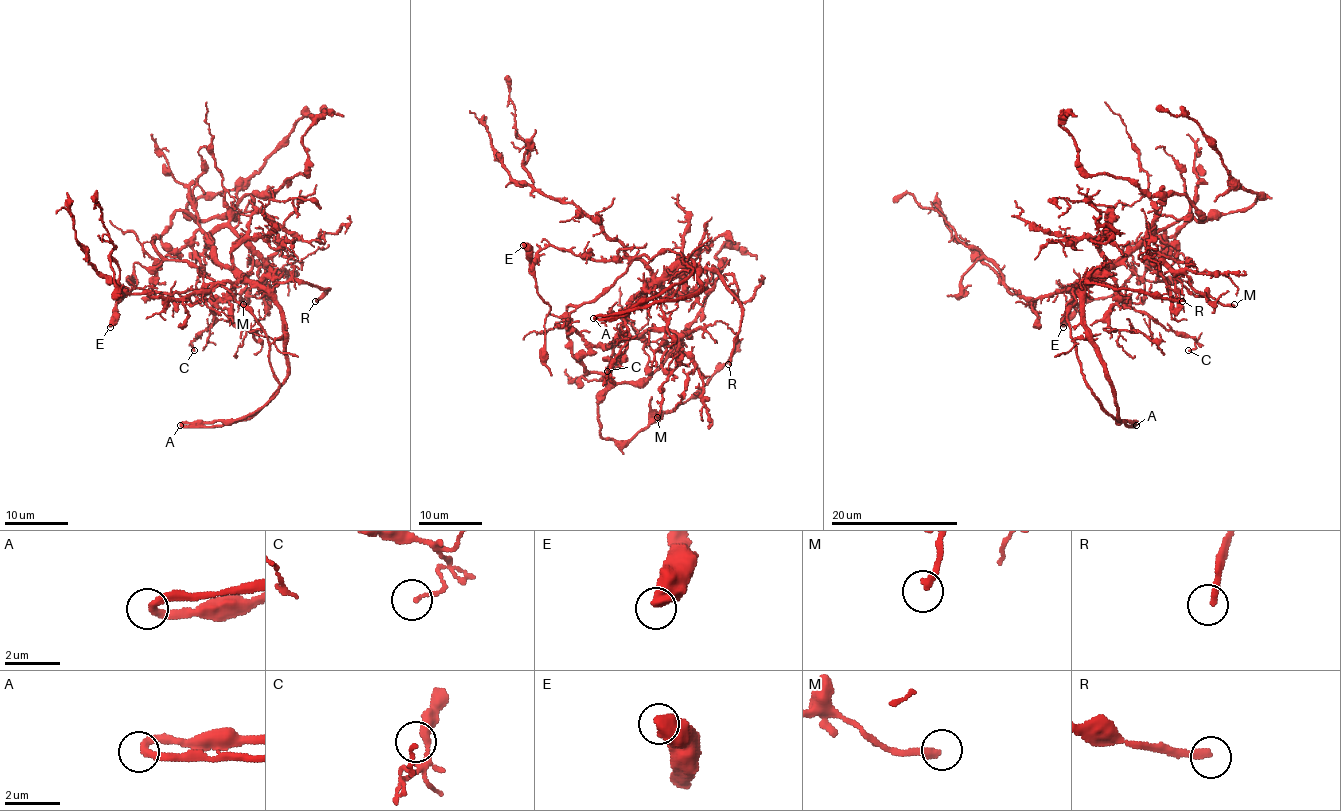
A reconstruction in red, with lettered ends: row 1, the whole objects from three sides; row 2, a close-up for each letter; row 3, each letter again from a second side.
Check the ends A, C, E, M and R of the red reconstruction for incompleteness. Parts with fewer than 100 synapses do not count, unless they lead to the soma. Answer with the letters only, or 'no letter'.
R

